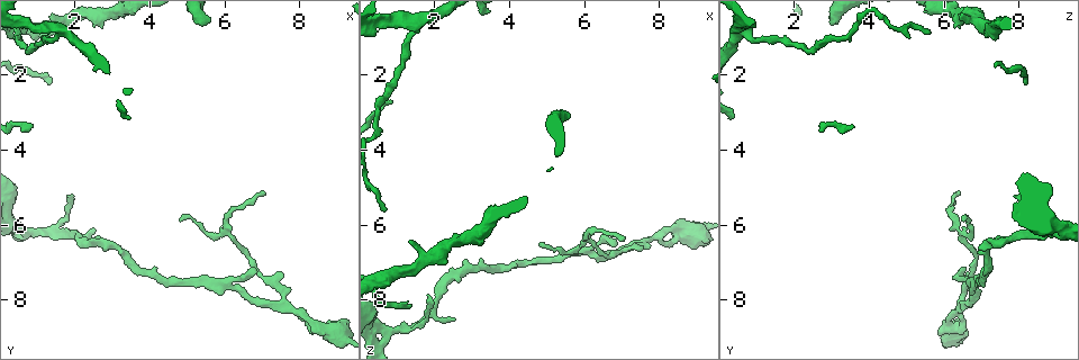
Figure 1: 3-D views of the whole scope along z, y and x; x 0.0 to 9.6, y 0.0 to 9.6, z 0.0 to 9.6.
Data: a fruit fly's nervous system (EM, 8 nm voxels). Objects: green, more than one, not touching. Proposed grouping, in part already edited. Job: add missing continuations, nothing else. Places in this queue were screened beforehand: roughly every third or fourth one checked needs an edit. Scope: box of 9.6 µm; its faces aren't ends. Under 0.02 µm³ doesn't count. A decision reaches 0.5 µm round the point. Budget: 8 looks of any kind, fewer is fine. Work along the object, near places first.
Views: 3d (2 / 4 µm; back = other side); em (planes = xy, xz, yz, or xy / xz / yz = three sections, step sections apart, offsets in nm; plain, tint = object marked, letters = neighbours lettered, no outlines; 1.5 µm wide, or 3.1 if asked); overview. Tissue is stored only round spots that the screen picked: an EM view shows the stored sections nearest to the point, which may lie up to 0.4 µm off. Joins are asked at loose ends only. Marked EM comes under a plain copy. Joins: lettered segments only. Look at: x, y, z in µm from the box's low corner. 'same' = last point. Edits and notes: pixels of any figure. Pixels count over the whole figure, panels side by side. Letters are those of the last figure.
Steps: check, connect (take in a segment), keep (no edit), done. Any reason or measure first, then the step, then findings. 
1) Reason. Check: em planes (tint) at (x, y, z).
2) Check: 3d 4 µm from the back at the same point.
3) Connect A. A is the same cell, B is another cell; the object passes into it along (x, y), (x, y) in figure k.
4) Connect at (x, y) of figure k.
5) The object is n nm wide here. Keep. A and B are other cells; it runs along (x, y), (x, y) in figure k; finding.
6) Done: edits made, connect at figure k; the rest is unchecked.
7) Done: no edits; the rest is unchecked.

Stops while still wide. Check: 3d 2 µm at (5.45, 0.60, 2.95).

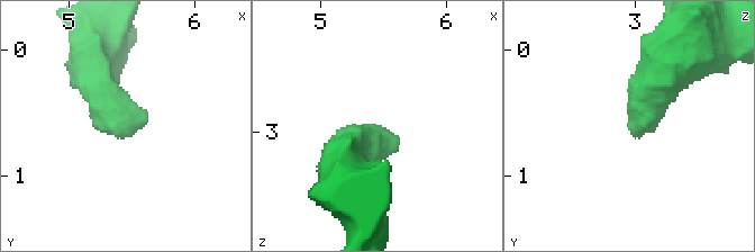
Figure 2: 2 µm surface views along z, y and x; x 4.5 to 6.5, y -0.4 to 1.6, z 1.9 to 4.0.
Check: em planes (letters) at (5.46, 0.60, 2.94).

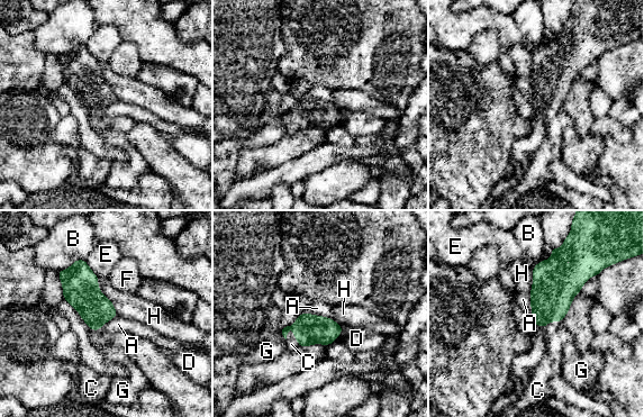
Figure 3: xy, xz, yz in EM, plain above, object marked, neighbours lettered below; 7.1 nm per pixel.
Connect C. C is the same cell, A, B, D, E, F, G and H are other cells; the object passes into it along (308, 329), (295, 336), (291, 344) in figure 3; it goes on there.

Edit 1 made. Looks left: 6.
Free end. Check: 3d 2 µm at (0.70, 0.90, 5.65).

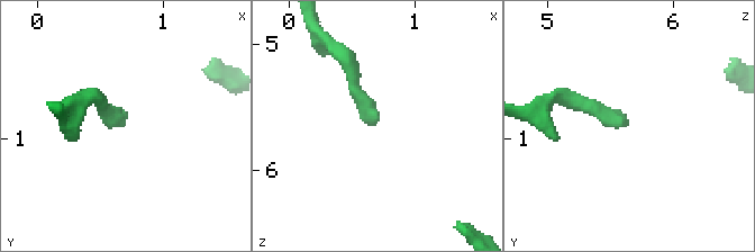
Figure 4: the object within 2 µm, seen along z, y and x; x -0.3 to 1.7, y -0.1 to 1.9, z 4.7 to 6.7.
Check: em 3.1 µm planes (letters) at (0.72, 0.88, 5.64).

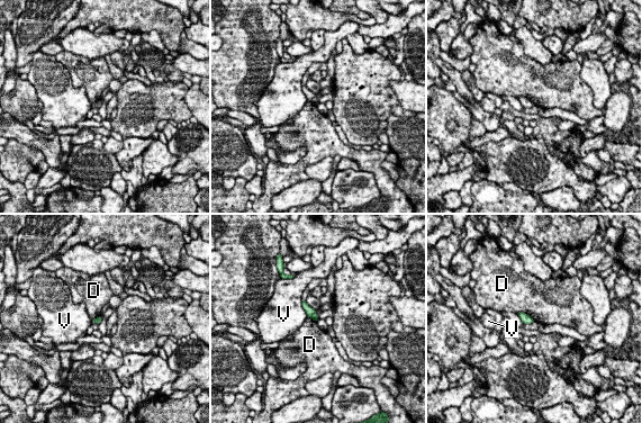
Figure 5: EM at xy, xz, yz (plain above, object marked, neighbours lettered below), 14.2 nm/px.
Keep. D and V are other cells; a border runs along (516, 313), (524, 312), (534, 320) in figure 5; no lettered segment goes on from it.

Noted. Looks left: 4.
Branch stops here. Check: 3d 4 µm at (4.80, 5.75, 6.55).

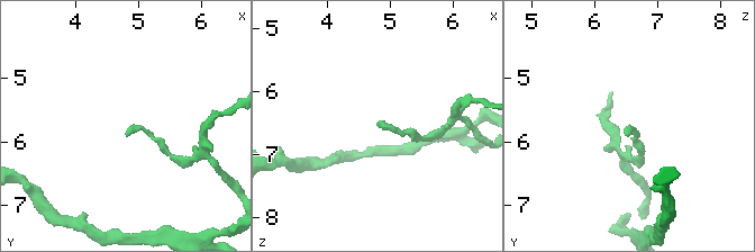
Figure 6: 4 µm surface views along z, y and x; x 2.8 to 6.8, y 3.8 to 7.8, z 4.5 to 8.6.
Shape alone is not enough. Check: em planes (letters) at (4.85, 5.80, 6.50).

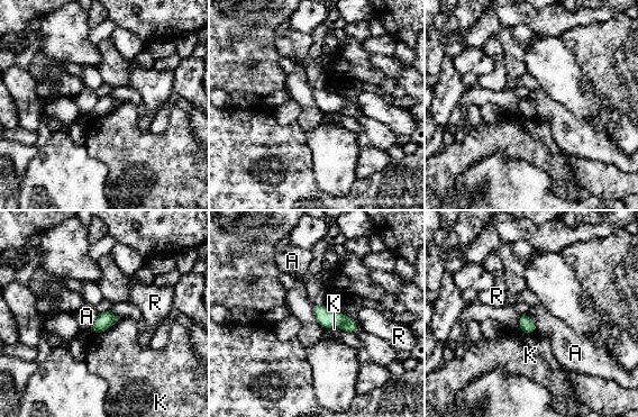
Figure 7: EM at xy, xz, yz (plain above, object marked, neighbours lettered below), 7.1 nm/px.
The object is 100 nm wide here. Keep. A, K and R are other cells; a border runs along (312, 306), (315, 318), (324, 328) in figure 7; no lettered segment goes on from it.

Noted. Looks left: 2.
Done: edits made, connect at figure 3; the rest is unchecked.

